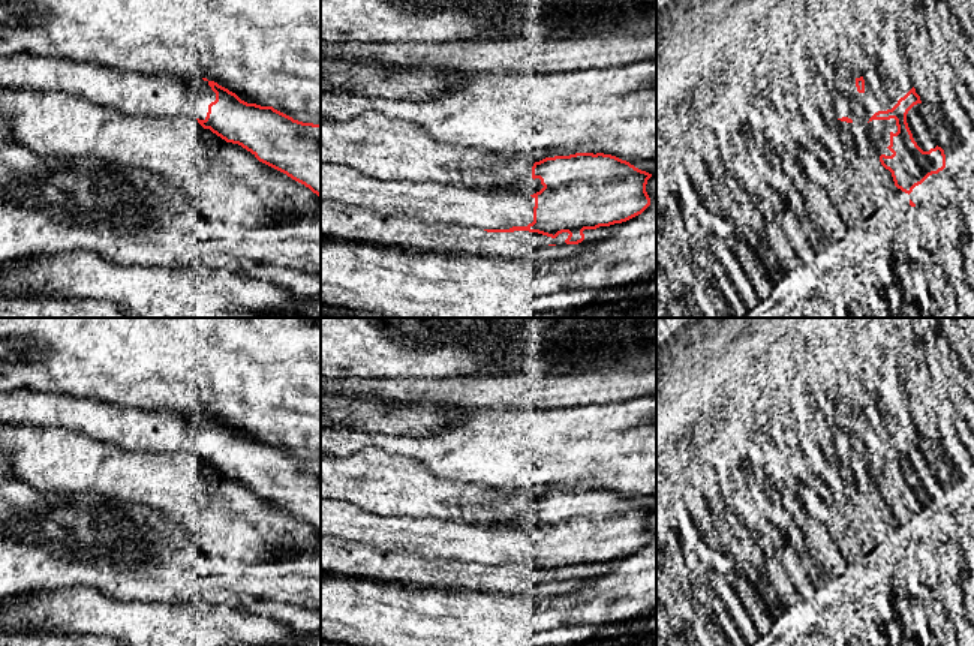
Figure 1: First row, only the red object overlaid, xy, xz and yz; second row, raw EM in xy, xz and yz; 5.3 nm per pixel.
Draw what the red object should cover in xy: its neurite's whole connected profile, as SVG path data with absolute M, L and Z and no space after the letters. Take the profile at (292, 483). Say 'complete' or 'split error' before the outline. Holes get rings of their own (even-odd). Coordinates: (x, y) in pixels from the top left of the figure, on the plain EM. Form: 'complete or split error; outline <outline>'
split error; outline M18 388L0 393L0 426L60 427L144 453L192 451L321 534L321 460L241 436L207 414L139 411L99 399Z

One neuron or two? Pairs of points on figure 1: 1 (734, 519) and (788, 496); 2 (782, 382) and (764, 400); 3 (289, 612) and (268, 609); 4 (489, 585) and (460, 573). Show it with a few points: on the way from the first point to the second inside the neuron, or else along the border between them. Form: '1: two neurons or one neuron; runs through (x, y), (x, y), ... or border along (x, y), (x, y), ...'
1: one neuron; runs through (748, 510), (775, 508)
2: one neuron; runs through (776, 384), (764, 394)
3: one neuron; runs through (285, 612), (273, 610)
4: one neuron; runs through (481, 579), (468, 576)

